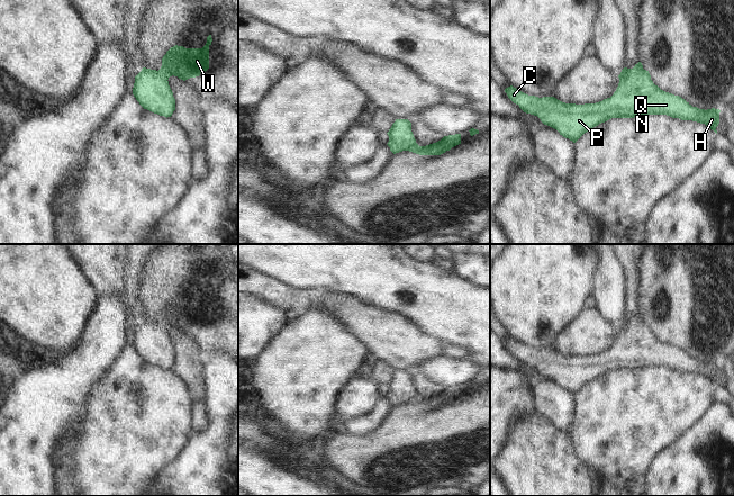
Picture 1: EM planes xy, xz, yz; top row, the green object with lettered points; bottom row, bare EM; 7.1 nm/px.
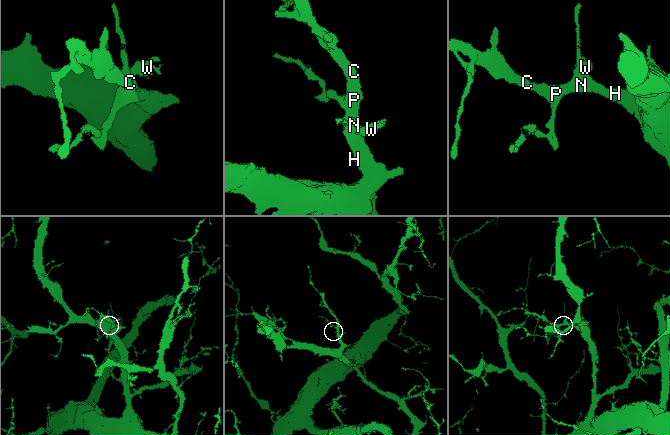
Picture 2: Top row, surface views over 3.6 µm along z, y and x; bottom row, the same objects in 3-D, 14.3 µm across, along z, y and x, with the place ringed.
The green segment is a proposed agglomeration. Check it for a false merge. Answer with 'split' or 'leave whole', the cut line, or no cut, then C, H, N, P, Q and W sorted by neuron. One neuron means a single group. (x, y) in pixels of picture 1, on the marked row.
split | xy (156, 71), (166, 80) | C H N P Q / W

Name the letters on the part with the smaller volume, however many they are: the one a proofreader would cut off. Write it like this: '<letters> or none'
W

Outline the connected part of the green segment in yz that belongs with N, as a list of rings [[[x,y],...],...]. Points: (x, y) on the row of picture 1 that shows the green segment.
[[[638,66],[624,67],[610,98],[596,103],[565,103],[554,97],[528,96],[513,85],[505,89],[508,98],[526,112],[537,116],[544,125],[576,143],[585,133],[611,118],[667,115],[681,120],[705,124],[717,134],[719,109],[699,109],[679,96],[665,92]]]

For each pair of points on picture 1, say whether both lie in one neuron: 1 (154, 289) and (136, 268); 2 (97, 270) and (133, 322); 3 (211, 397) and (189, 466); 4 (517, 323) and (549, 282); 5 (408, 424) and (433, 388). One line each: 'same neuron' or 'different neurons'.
1: different neurons
2: same neuron
3: same neuron
4: same neuron
5: different neurons

